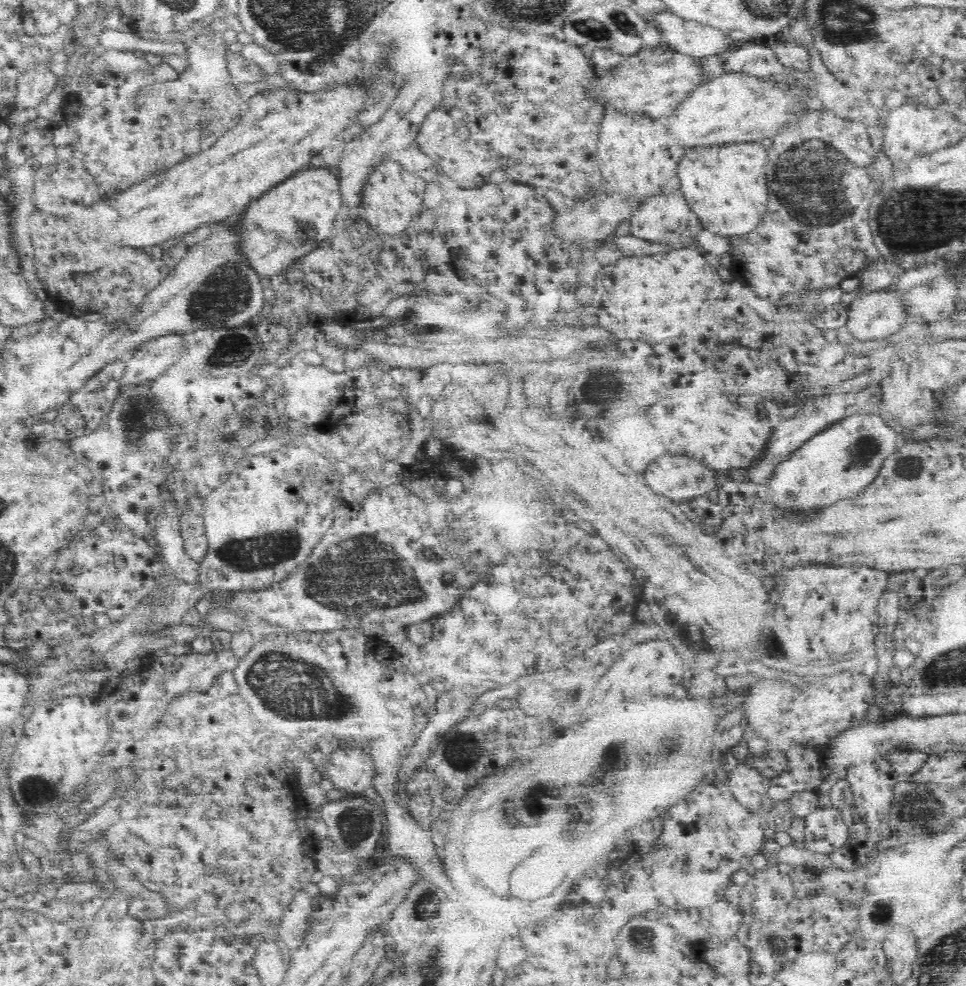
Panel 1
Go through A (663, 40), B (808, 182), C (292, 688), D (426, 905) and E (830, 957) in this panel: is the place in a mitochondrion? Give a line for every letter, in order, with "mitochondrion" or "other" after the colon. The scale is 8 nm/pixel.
A: other
B: mitochondrion
C: mitochondrion
D: mitochondrion
E: other

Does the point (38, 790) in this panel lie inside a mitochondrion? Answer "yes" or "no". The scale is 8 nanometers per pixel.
yes

